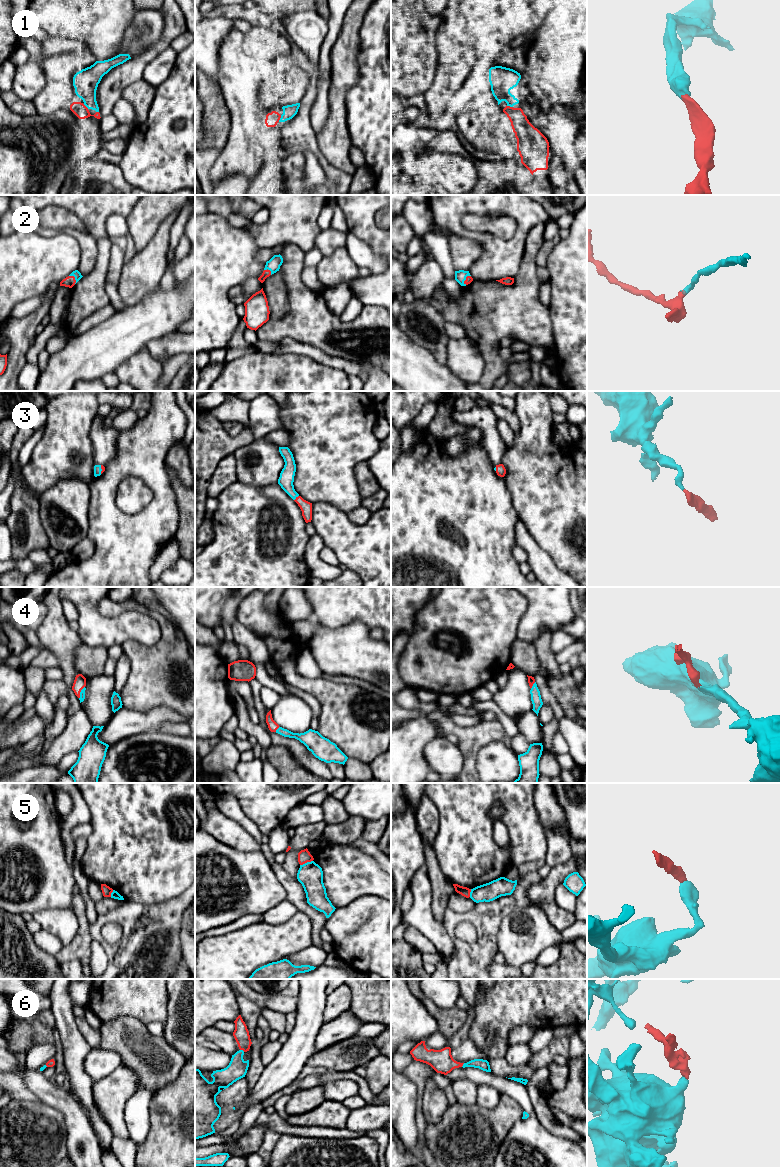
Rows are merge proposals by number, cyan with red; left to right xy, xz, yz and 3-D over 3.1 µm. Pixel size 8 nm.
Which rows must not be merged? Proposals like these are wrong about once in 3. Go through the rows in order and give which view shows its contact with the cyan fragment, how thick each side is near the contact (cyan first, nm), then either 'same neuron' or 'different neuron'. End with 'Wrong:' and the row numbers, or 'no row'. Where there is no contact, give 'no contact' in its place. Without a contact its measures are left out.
1: xz | 110/100 nm | same neuron
2: xy | 60/90 nm | same neuron
3: xz | 120/100 nm | same neuron
4: xy | 50/100 nm | same neuron
5: xz | 200/110 nm | different neuron
6: xz | 160/130 nm | same neuron
Wrong: 5

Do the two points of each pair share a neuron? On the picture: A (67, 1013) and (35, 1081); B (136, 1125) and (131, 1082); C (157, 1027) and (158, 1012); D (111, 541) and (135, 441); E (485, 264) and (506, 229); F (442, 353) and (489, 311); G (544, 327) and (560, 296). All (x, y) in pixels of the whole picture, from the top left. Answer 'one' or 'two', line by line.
A: two
B: two
C: two
D: one
E: two
F: two
G: two

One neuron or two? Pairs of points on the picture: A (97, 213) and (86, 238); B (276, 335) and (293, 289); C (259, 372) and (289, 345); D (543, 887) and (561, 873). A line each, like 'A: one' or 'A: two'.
A: one
B: one
C: two
D: one

